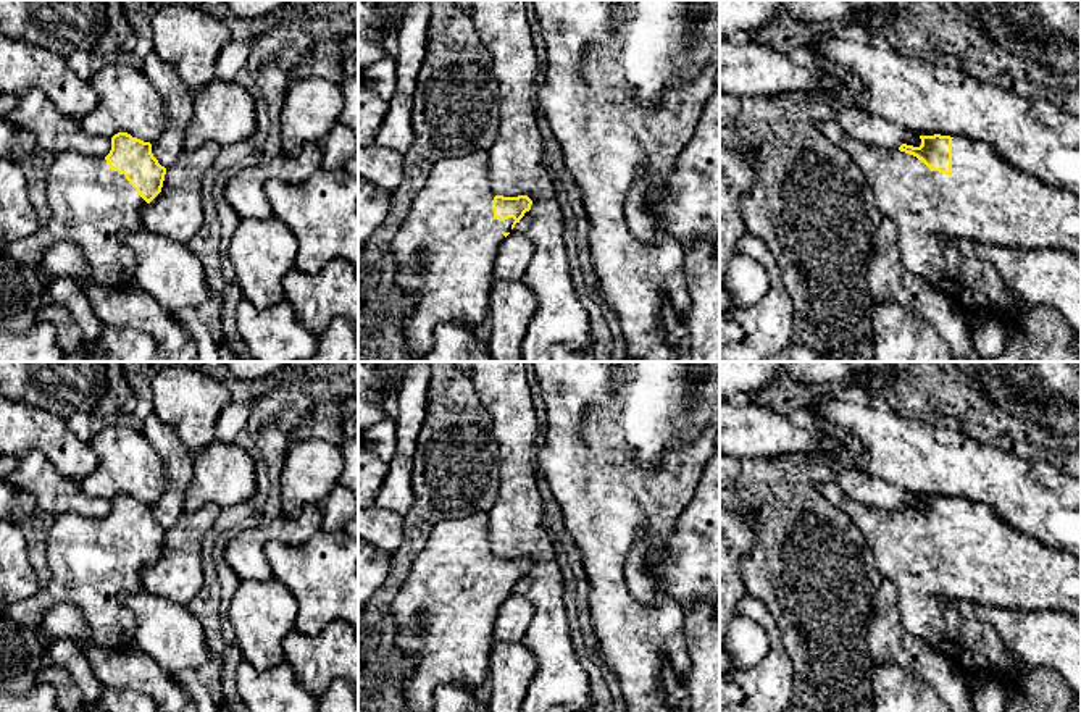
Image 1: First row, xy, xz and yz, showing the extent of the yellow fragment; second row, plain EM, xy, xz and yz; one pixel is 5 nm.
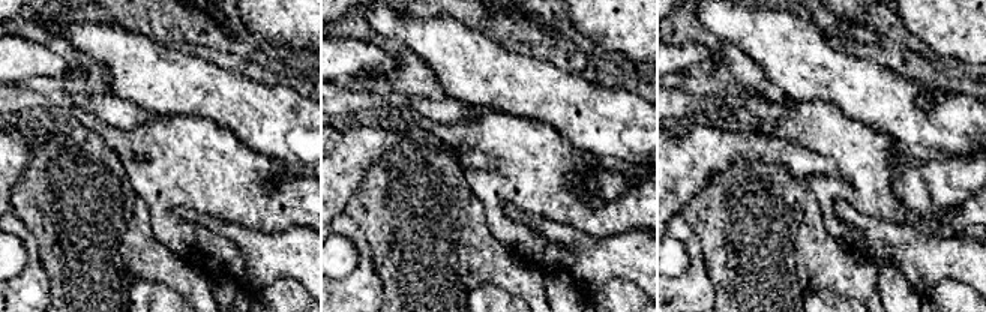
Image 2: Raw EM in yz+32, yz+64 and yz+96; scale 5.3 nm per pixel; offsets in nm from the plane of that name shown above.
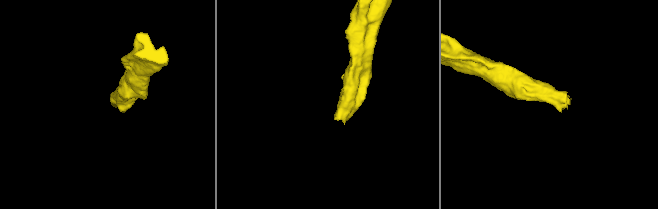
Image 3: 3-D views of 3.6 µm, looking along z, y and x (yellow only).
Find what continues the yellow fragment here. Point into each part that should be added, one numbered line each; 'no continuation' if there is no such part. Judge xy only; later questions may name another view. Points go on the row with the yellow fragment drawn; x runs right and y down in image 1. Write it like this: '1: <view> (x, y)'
1: xy (91, 205)

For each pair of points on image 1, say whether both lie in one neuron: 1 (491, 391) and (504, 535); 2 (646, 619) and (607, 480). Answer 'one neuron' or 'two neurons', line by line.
1: one neuron
2: one neuron

